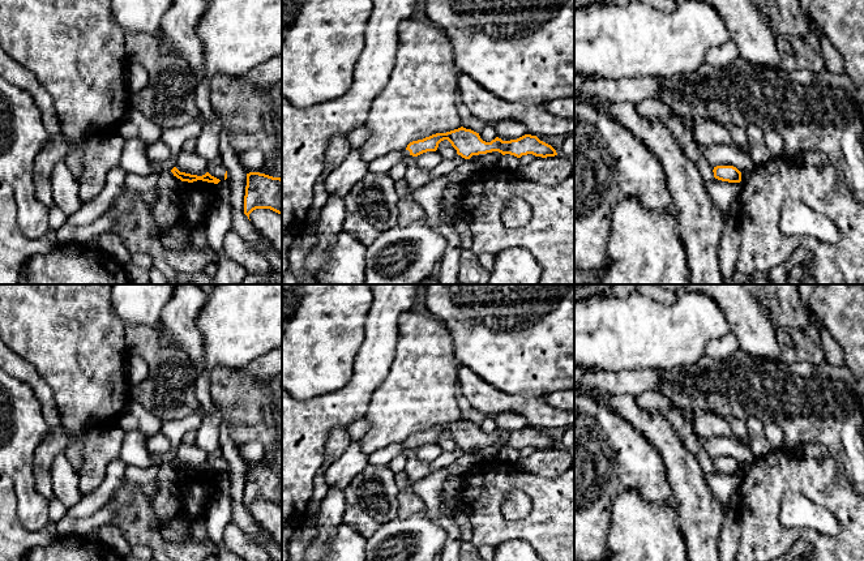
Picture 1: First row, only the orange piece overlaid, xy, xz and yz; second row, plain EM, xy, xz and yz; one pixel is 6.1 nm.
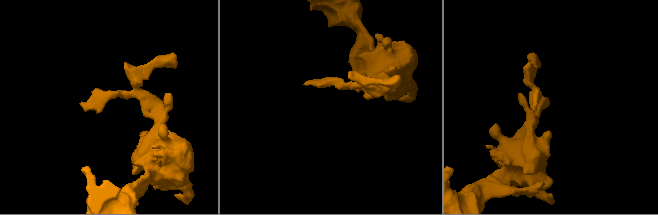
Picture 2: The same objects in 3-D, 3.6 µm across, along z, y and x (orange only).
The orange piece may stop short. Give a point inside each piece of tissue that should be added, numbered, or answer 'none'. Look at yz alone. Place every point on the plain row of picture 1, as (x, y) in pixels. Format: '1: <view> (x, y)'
none

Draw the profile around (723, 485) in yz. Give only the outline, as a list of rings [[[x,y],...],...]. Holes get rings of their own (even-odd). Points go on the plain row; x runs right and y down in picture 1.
[[[714,470],[706,475],[706,481],[720,508],[727,509],[731,496],[739,489],[740,475],[728,475]]]

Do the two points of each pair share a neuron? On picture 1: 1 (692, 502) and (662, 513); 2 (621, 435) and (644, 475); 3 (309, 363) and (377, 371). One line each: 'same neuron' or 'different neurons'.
1: different neurons
2: same neuron
3: different neurons

